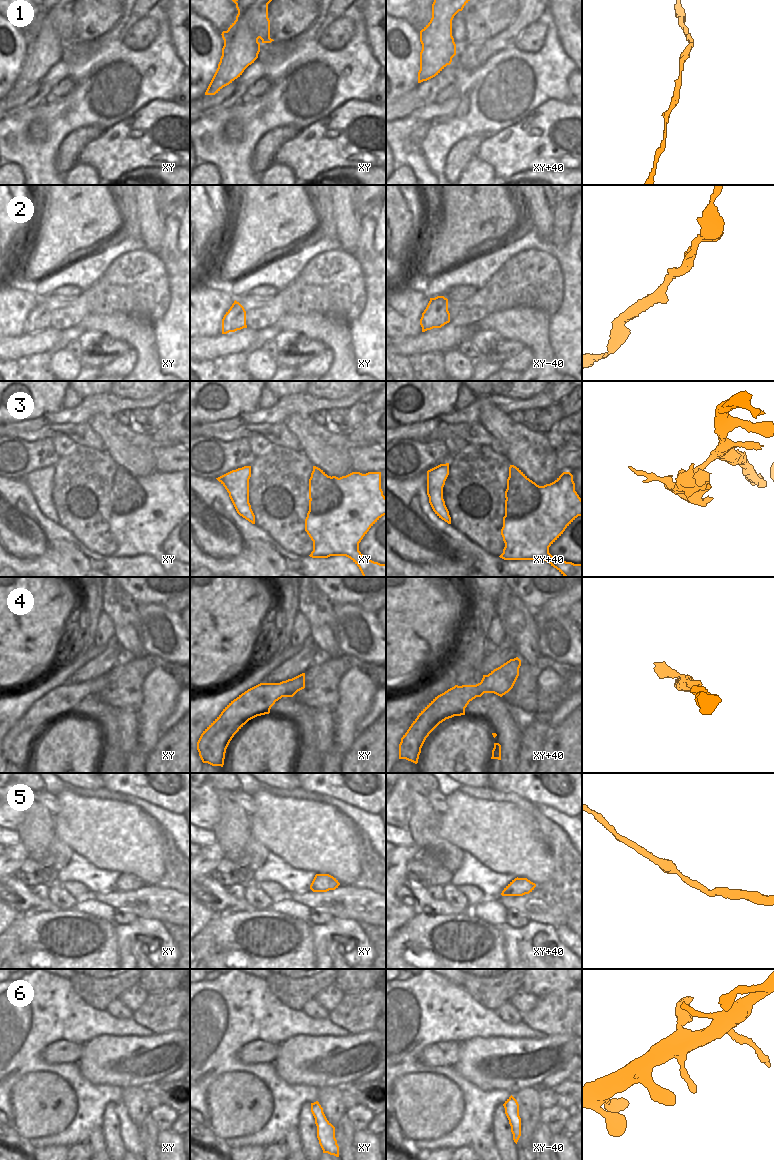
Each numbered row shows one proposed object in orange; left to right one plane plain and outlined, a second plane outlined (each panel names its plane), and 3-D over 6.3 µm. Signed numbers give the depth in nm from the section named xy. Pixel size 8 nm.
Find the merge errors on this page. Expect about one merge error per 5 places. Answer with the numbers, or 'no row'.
3

